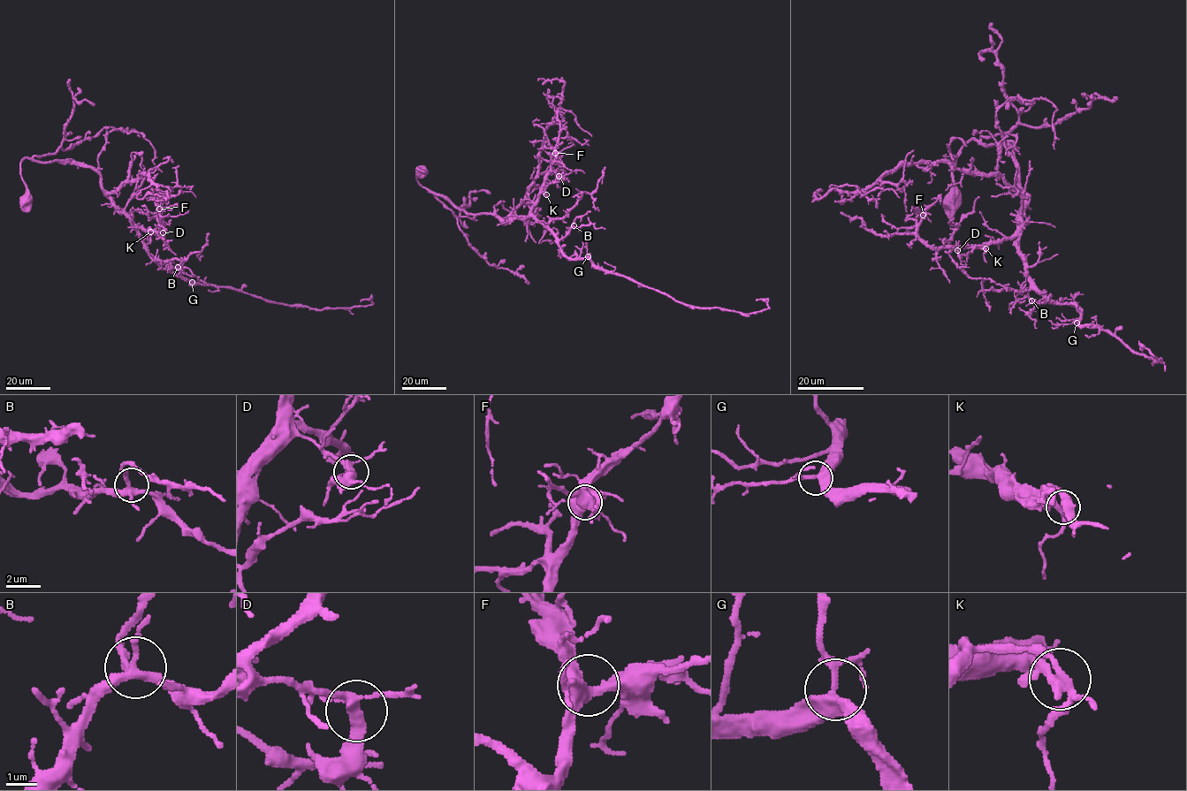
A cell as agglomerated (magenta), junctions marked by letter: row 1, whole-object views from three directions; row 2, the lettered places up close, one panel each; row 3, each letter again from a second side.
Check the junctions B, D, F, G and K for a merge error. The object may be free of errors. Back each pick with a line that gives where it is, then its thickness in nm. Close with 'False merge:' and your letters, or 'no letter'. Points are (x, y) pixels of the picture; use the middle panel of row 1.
False merge: no letter

